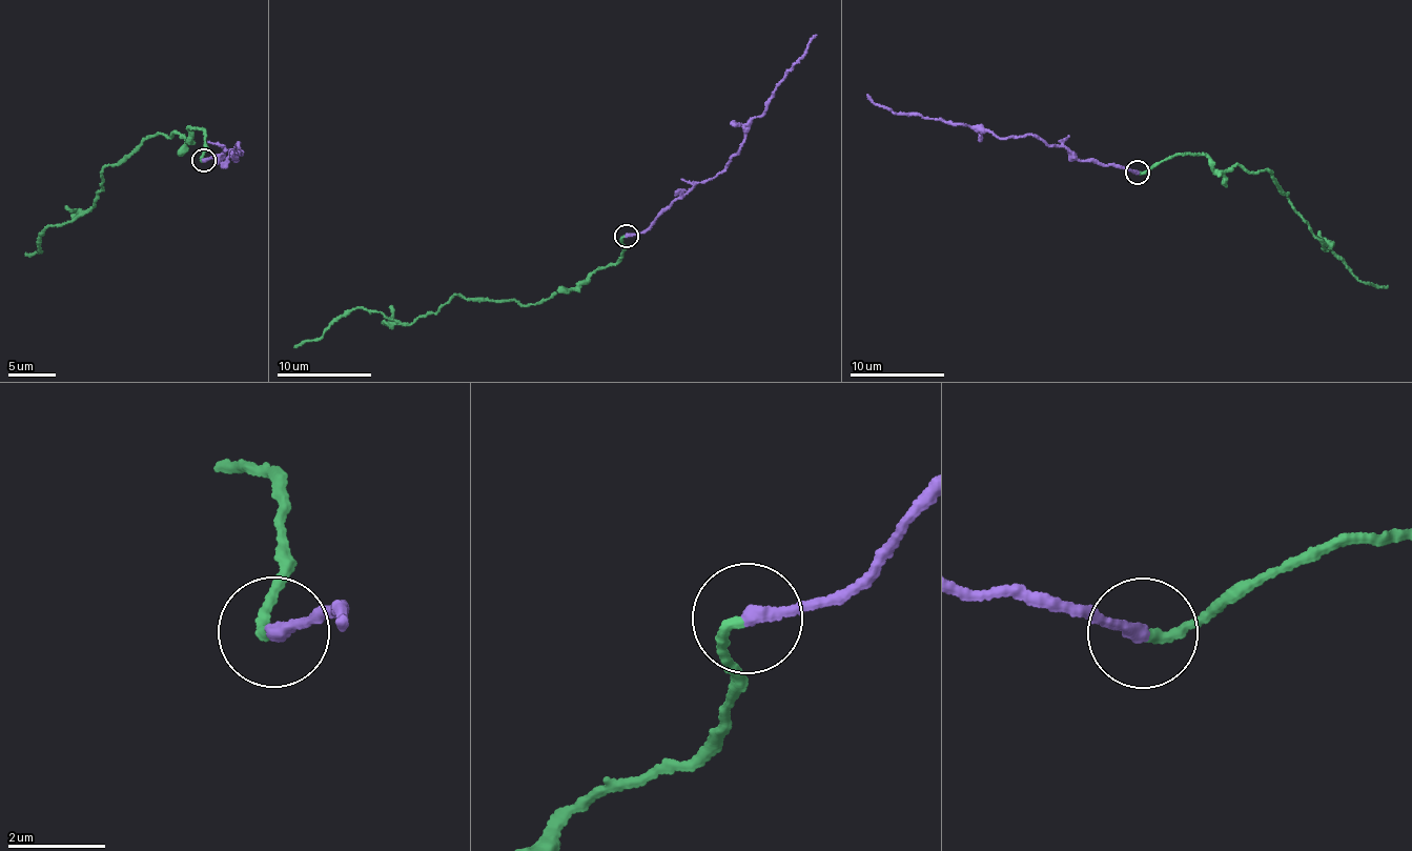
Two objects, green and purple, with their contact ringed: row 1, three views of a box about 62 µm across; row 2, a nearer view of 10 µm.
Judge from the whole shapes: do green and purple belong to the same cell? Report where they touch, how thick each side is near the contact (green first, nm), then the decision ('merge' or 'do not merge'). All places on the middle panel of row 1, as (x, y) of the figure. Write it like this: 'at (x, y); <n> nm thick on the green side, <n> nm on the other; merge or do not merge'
at (626, 236); 200 nm thick on the green side, 260 nm on the other; merge

